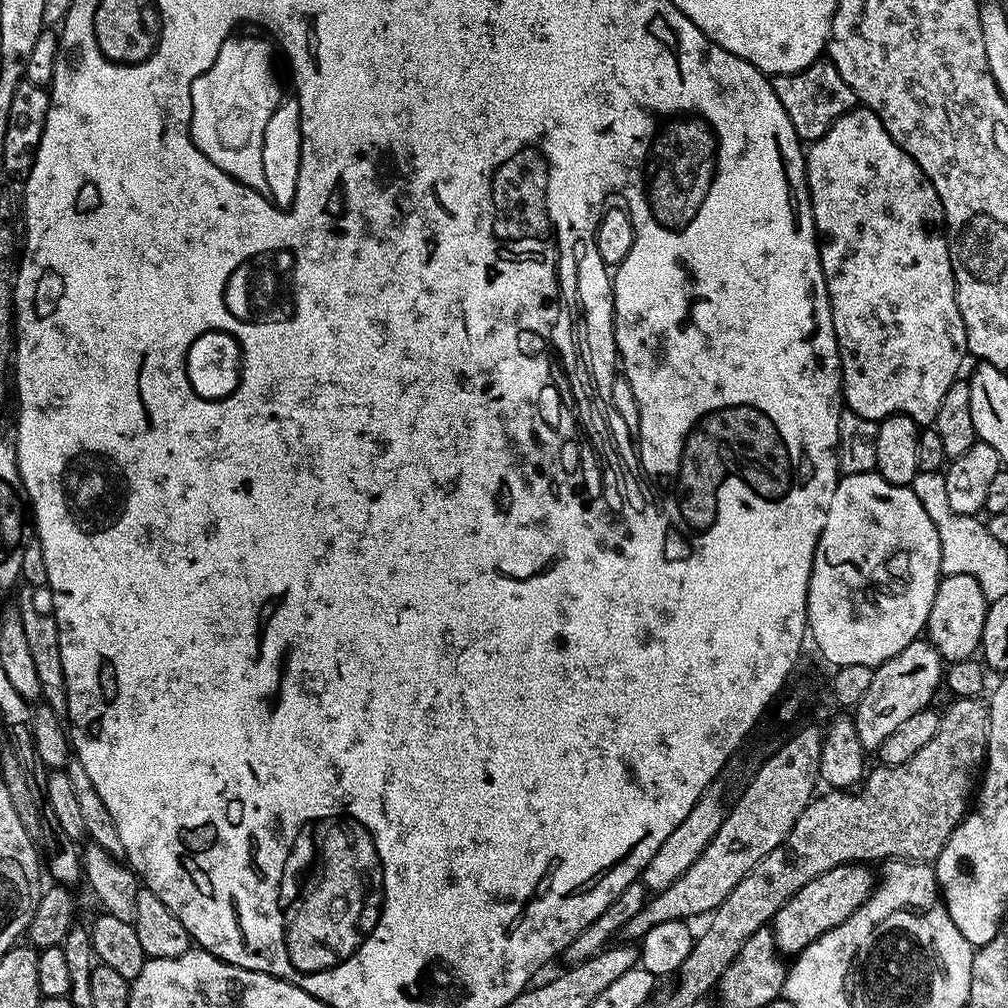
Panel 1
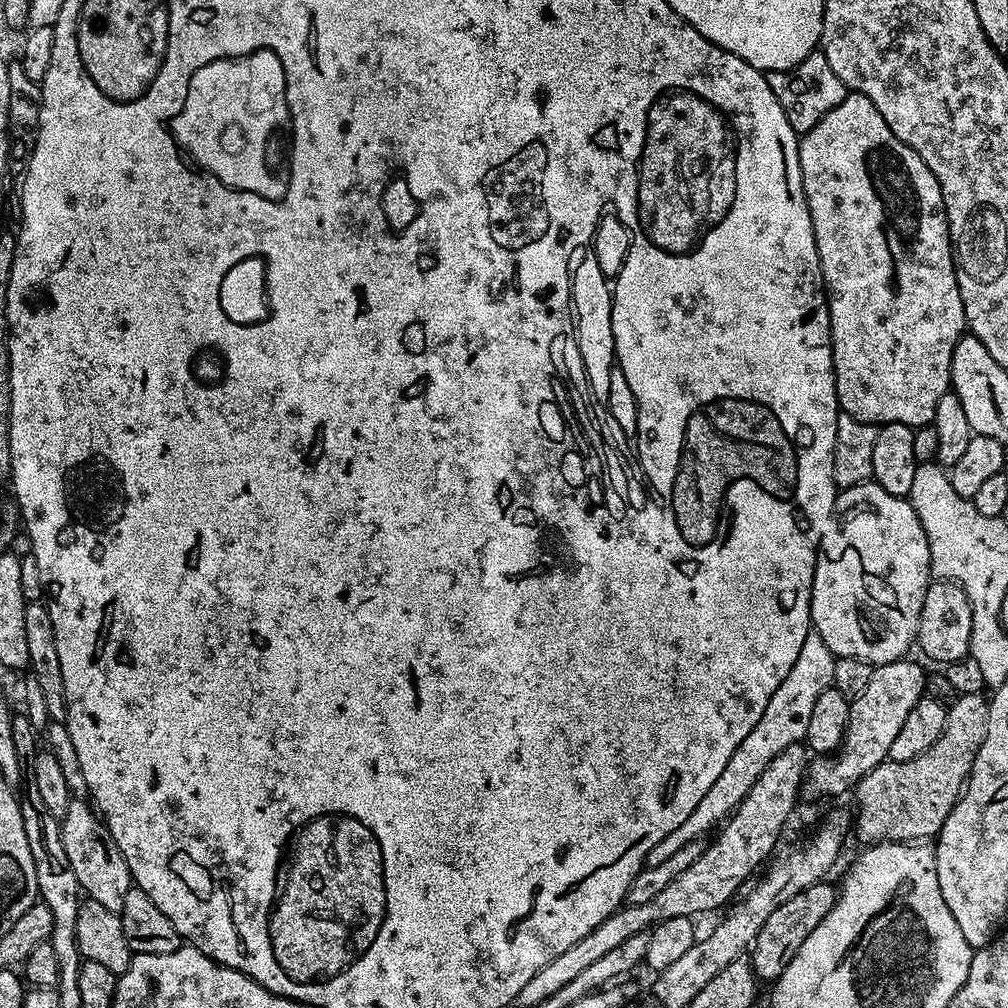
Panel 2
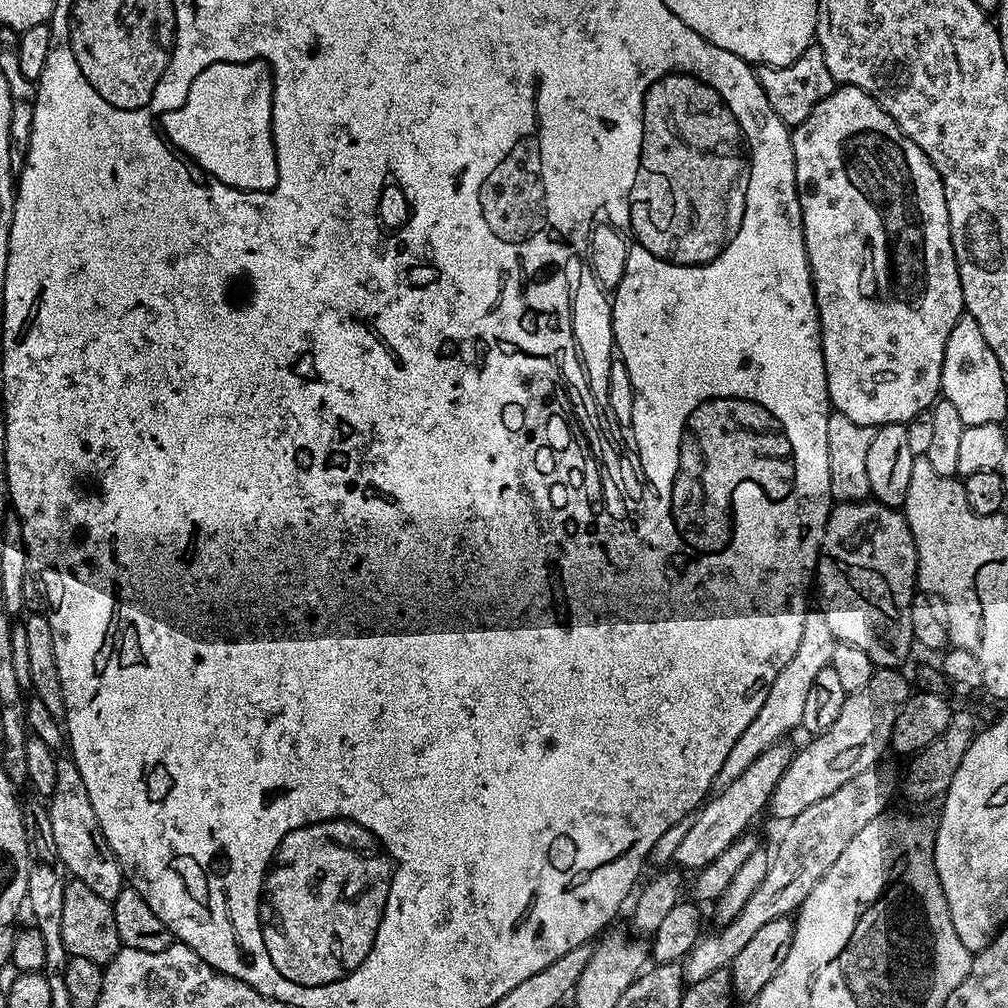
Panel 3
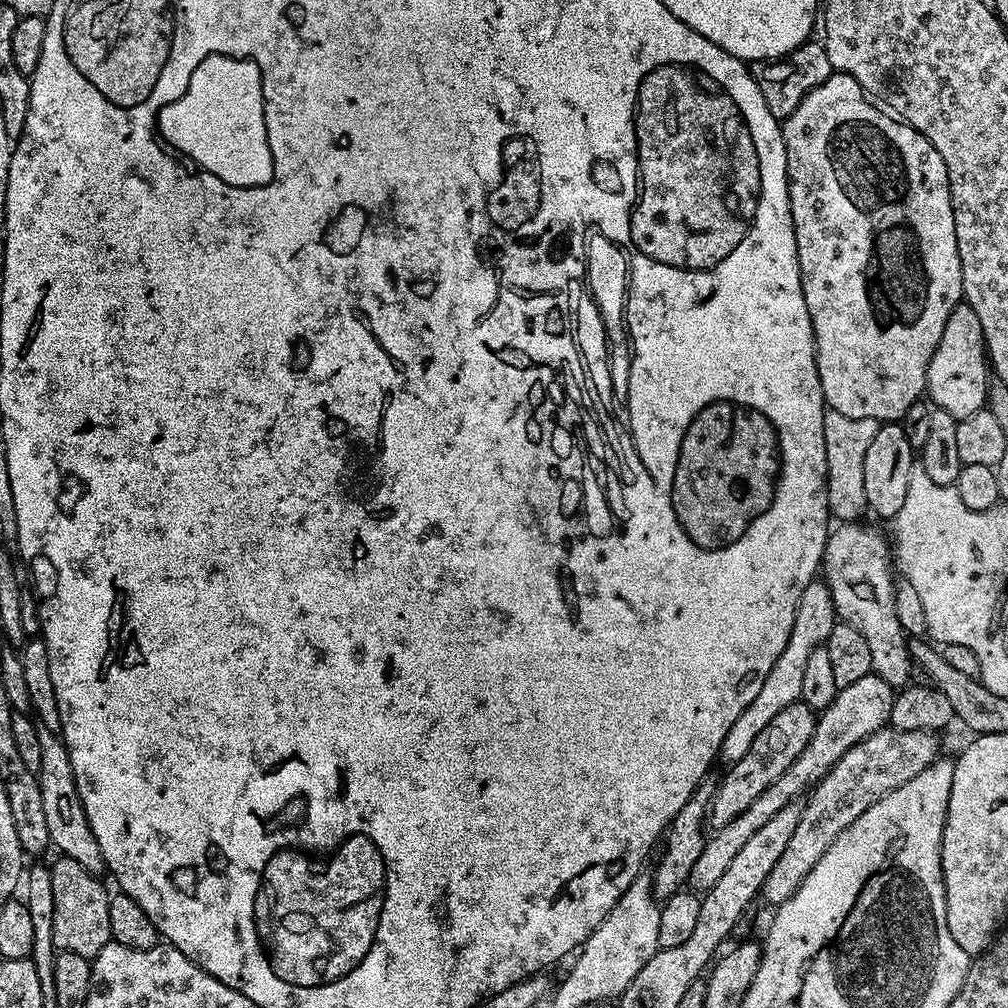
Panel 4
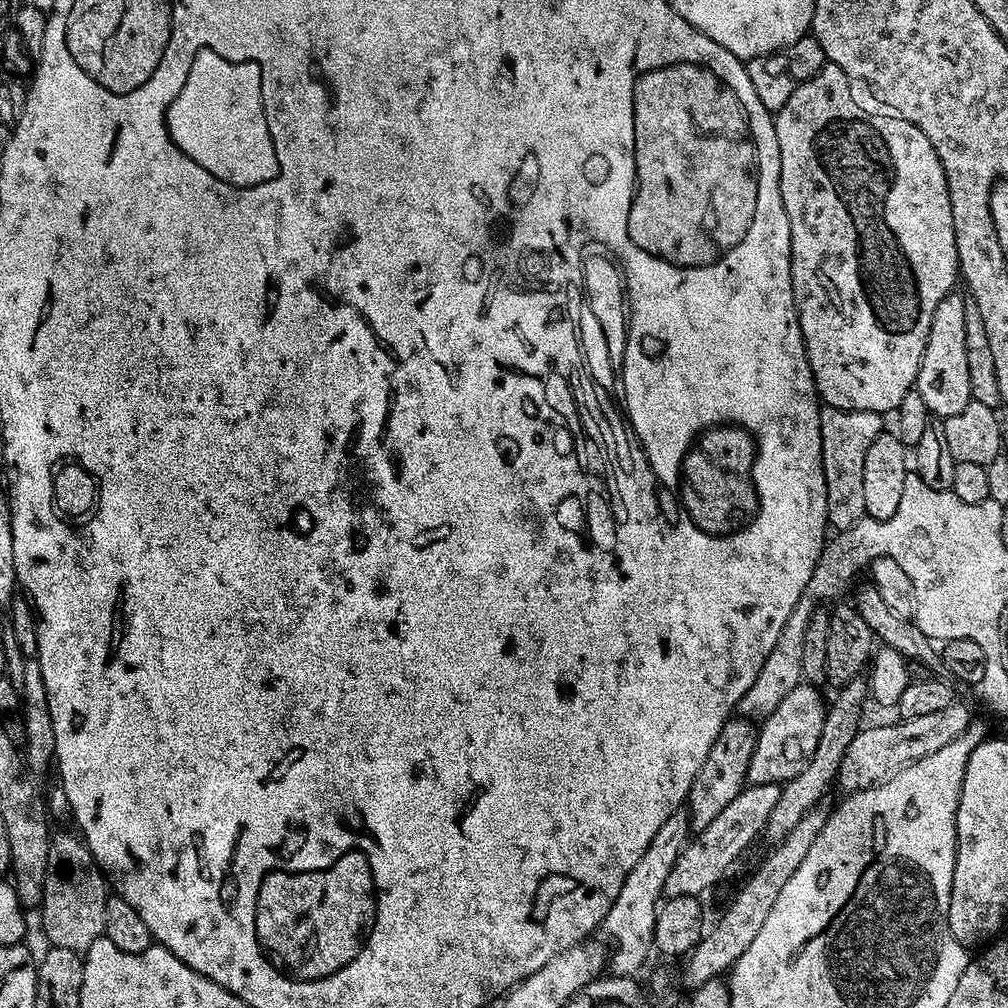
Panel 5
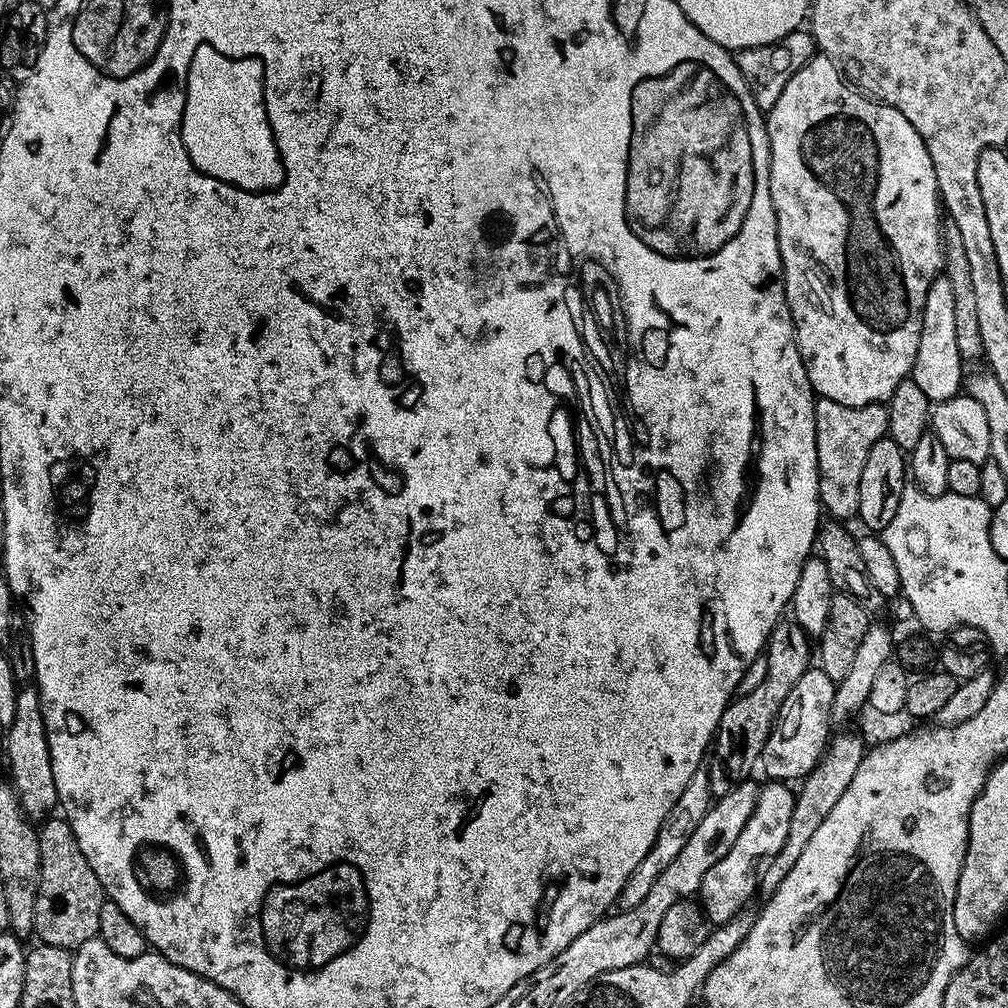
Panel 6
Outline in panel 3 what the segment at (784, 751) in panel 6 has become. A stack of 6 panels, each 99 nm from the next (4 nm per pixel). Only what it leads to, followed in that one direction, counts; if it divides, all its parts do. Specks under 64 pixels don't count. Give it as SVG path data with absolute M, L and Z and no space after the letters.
M788 742L770 746L762 750L762 754L758 754L758 758L754 758L754 762L750 762L750 766L746 766L746 770L742 770L742 774L738 774L738 778L734 778L730 786L709 795L689 823L682 842L678 842L678 850L674 850L671 863L680 870L705 868L707 864L714 862L714 858L718 858L718 854L722 854L722 850L726 850L726 846L745 835L751 829L748 827L751 826L752 819L767 809L770 794L774 794L778 778L786 774L786 766L790 766L793 755L794 748Z

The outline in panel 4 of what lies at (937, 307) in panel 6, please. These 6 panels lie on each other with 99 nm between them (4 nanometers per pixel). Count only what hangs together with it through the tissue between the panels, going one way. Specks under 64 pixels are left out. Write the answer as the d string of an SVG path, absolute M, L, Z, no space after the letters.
M967 302L956 304L954 310L950 310L950 318L946 318L938 350L934 350L934 358L930 358L927 399L959 422L970 418L970 414L985 411L989 379L990 365L984 345L982 322L978 322L978 314L974 314Z

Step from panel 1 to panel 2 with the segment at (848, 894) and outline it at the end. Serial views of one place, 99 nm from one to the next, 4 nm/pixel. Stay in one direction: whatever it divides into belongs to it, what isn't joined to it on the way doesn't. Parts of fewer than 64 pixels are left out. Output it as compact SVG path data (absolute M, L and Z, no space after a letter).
M828 882L815 884L802 890L802 894L794 894L790 902L782 902L782 906L778 906L778 910L774 910L774 914L770 914L766 922L762 922L762 930L758 930L756 941L750 949L752 969L761 981L775 982L780 979L786 966L790 966L790 958L798 954L798 946L802 946L806 938L810 938L810 930L814 930L814 926L822 922L837 895L837 889L833 885L831 888Z

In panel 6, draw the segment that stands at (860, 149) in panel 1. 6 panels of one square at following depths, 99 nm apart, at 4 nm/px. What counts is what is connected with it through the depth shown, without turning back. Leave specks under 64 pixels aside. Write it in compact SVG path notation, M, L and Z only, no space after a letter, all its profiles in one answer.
M823 54L813 56L810 62L806 62L806 66L802 66L802 70L798 70L798 74L794 74L794 78L790 78L790 82L786 82L786 90L782 90L778 102L774 102L774 106L766 114L766 123L768 125L768 181L770 182L770 198L776 215L776 233L778 234L778 250L780 251L782 270L784 271L786 302L790 306L792 325L796 327L796 345L802 354L802 362L806 366L806 374L810 378L812 391L819 399L839 402L841 406L870 406L871 404L884 404L887 402L894 394L894 390L898 390L900 383L909 379L918 354L918 338L920 337L920 323L922 322L922 306L926 306L926 290L930 290L930 286L936 281L936 277L941 275L944 267L945 241L940 240L940 216L942 220L940 191L934 174L934 162L930 162L930 150L926 150L926 142L922 142L918 130L914 130L914 126L910 126L910 122L906 122L906 117L903 114L898 114L898 110L894 110L889 104L869 98L863 91L857 90L855 87L852 89L847 83L851 84L842 75L837 64Z

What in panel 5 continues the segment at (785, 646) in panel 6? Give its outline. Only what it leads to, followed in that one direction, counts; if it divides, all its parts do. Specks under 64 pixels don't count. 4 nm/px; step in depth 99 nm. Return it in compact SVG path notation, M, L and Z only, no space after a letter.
M736 714L724 723L718 738L714 738L714 746L710 746L710 754L706 754L706 762L702 762L698 774L694 774L694 782L688 791L686 811L693 833L706 830L706 826L710 826L710 822L714 822L714 818L722 814L722 809L734 802L746 787L757 731L757 725L749 717Z

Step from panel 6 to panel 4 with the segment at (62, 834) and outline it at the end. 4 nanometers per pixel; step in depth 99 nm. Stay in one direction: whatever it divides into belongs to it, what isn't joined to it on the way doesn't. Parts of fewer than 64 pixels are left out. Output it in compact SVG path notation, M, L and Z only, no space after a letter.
M60 856L56 861L51 861L52 881L54 882L54 946L62 952L70 954L82 954L93 957L102 950L102 946L113 943L110 930L110 892L104 889L99 875L82 870L74 858Z

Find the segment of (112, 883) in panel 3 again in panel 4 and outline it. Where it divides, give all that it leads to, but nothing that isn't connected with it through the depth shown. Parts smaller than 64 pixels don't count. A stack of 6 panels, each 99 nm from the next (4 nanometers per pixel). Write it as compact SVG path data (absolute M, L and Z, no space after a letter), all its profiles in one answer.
M46 726L40 728L38 746L42 746L42 766L35 774L42 790L42 814L46 817L46 830L50 830L49 845L57 848L60 856L74 858L82 870L93 874L103 873L102 846L98 846L98 838L94 838L94 830L90 830L90 818L86 818L82 798L78 798L78 782L74 782L74 766L70 766L67 746L57 733L51 732Z

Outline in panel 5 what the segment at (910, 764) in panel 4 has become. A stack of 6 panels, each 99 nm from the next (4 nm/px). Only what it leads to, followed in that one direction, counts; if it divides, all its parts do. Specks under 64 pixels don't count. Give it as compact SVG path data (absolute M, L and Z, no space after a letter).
M953 702L943 710L937 710L935 714L925 714L923 718L901 719L900 724L876 724L873 728L861 727L854 742L846 746L838 784L848 794L859 792L862 788L873 788L907 764L913 764L918 762L918 758L926 758L942 750L946 742L954 742L954 738L968 731L973 720L972 712L966 705Z

